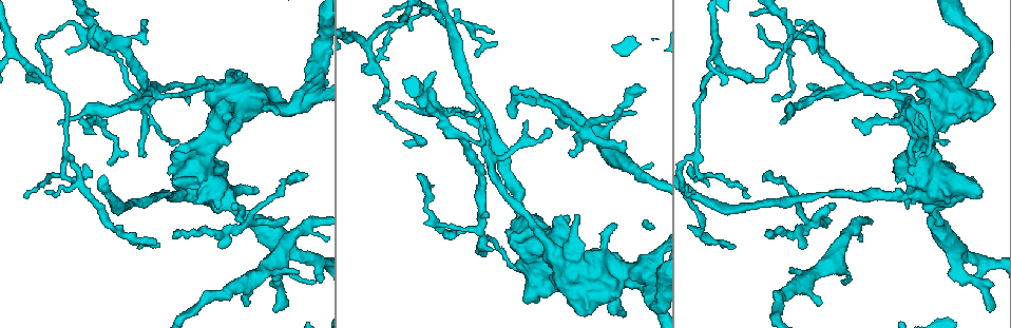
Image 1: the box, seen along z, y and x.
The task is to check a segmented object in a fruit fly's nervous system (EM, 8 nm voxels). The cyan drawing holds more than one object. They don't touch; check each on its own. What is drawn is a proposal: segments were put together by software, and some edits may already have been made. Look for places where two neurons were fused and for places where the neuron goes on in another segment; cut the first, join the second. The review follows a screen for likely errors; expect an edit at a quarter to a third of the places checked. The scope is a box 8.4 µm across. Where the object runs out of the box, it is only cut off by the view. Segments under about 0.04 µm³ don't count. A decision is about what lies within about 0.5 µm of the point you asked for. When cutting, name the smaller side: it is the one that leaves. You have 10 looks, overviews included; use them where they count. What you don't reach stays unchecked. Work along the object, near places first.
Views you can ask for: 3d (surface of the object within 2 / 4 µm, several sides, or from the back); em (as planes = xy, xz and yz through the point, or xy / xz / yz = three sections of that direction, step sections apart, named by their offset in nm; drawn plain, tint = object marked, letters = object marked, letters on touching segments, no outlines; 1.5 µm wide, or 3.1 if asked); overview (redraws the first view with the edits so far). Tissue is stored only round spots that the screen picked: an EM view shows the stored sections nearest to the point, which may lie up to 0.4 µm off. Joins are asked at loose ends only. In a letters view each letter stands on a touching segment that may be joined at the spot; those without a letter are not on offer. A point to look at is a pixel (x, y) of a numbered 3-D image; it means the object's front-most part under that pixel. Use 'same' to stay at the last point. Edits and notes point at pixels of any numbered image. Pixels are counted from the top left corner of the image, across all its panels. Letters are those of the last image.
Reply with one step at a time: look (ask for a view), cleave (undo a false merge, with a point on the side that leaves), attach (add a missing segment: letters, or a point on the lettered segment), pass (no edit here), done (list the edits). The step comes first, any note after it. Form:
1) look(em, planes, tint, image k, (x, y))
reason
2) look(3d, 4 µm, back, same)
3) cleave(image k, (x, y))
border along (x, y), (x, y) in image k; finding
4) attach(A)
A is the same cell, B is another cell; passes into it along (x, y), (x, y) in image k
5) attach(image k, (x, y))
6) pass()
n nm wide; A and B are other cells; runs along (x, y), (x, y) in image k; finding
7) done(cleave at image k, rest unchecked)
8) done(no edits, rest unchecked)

look(em, xy, step 8, tint, image 1, (298, 273))
an open end

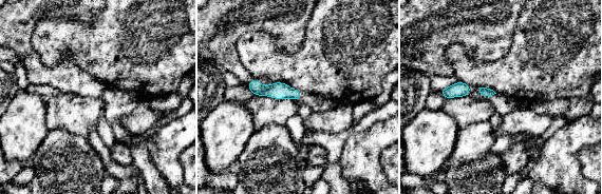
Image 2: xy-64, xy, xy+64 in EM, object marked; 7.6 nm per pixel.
look(em, planes, letters, same)

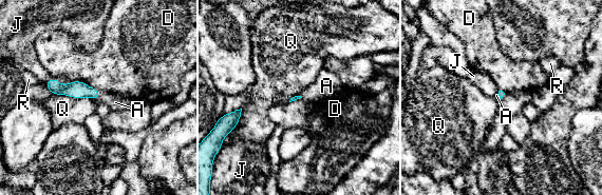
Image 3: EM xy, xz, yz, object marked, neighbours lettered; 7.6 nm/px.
attach(A)
Q touches over 340 nm; A is the same cell, D, J, Q and R are other cells; it goes on there

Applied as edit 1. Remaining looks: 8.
look(em, xy, step 8, tint, image 1, (560, 123))
an open end

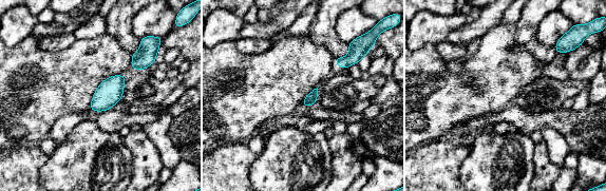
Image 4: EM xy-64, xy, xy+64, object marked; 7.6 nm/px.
look(em, yz, step 8, letters, same)
cut it another way

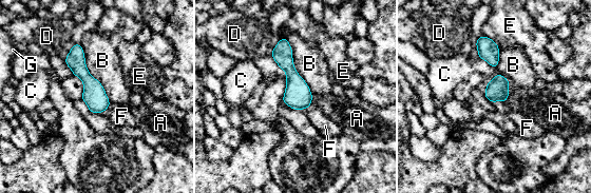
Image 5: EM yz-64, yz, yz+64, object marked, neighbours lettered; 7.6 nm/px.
pass()
180 nm wide; A, B, C, D, E, F and G are other cells; no lettered segment goes on from it

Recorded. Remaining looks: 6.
look(3d, 4 µm, image 1, (493, 32))
free end

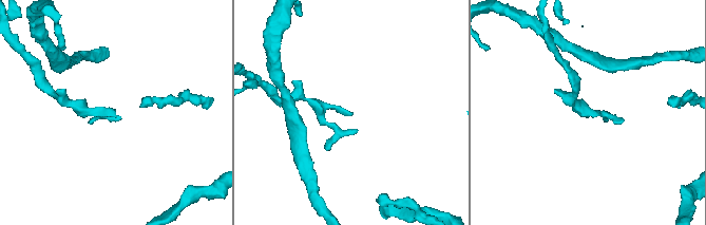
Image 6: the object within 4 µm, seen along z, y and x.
look(em, planes, letters, image 6, (114, 116))
need the tissue

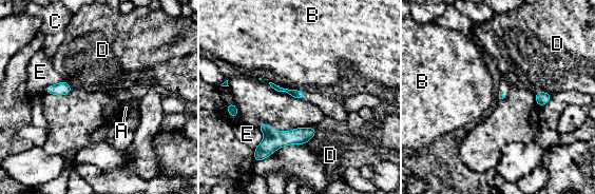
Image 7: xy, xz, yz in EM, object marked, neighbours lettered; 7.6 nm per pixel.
pass()
A, B, C, D and E are other cells; none of them fits

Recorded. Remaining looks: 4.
look(3d, 4 µm, image 1, (67, 50))
branch stops here

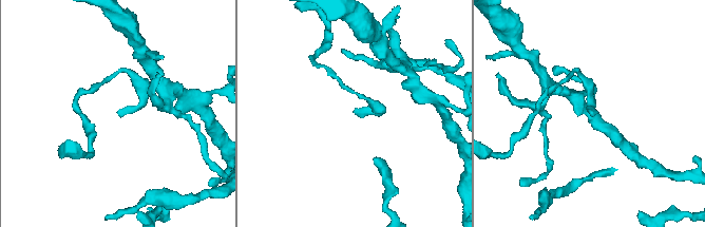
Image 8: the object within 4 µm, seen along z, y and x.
look(em, planes, letters, image 8, (589, 112))

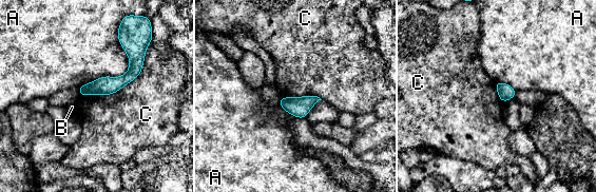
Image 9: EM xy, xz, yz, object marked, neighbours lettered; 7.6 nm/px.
pass()
A, B and C are other cells; border along (151, 41), (140, 73), (116, 92) in image 9; none of them fits

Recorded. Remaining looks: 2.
done(attach at image 3, rest unchecked)

